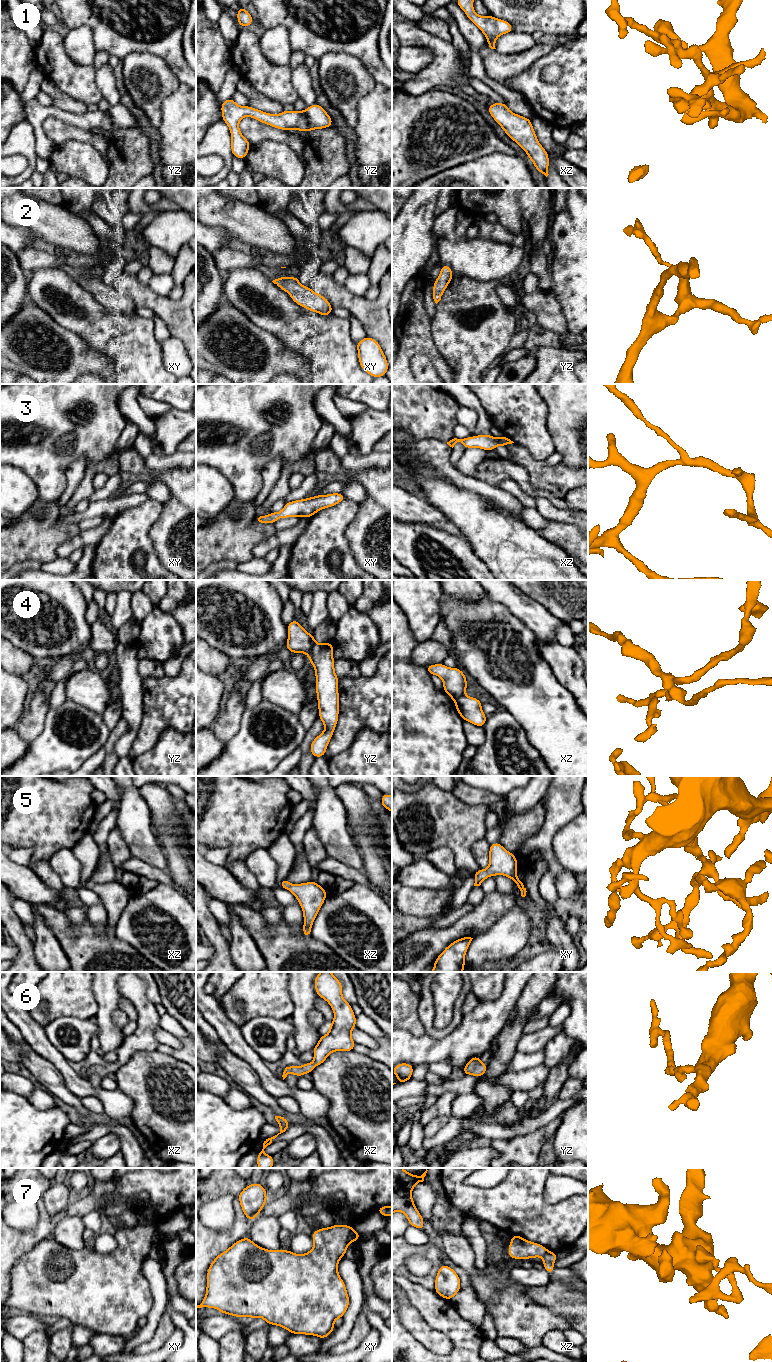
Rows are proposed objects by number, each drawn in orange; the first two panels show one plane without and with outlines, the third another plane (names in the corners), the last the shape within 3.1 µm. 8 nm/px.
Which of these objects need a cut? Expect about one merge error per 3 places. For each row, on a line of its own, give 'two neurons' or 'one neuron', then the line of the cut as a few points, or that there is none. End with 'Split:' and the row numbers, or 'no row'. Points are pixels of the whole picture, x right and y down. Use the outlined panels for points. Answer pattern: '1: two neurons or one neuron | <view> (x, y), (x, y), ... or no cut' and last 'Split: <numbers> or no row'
1: one neuron | no cut
2: one neuron | no cut
3: one neuron | no cut
4: two neurons | yz (315, 642), (307, 654)
5: one neuron | no cut
6: one neuron | no cut
7: two neurons | xy (352, 1228), (349, 1234), (349, 1241)
Split: 4, 7

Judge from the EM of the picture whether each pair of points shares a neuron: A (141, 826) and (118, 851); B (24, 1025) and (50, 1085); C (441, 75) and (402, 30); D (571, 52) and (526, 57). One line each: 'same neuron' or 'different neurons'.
A: different neurons
B: different neurons
C: same neuron
D: different neurons

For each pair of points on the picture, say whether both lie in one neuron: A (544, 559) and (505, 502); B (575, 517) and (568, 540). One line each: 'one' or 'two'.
A: two
B: two

